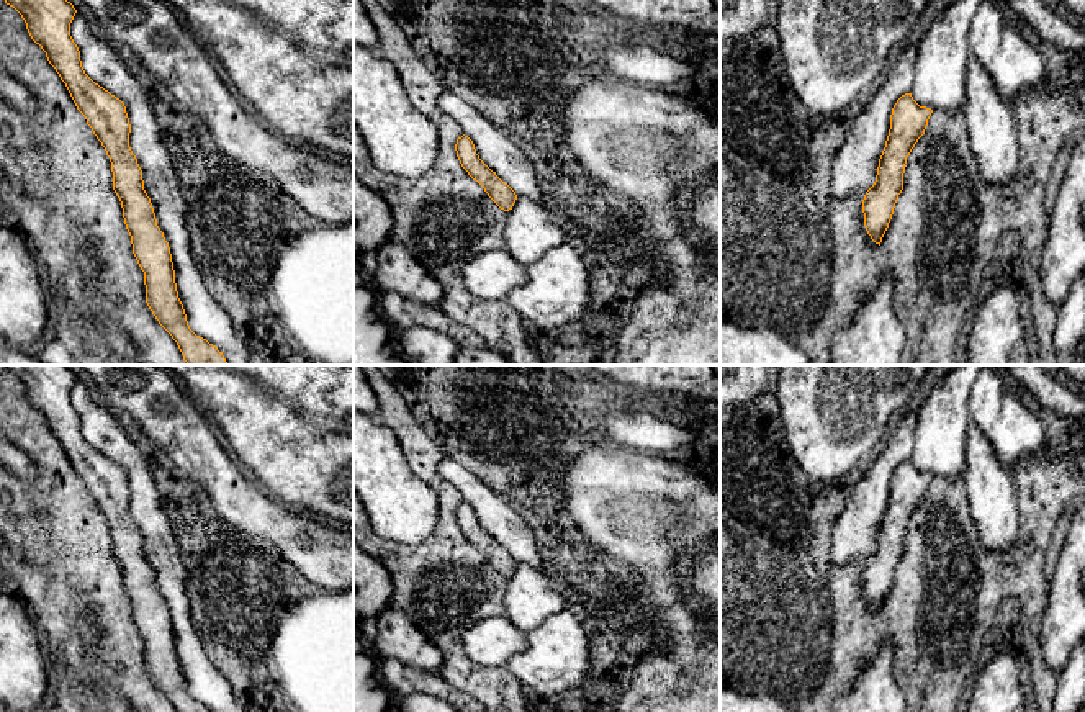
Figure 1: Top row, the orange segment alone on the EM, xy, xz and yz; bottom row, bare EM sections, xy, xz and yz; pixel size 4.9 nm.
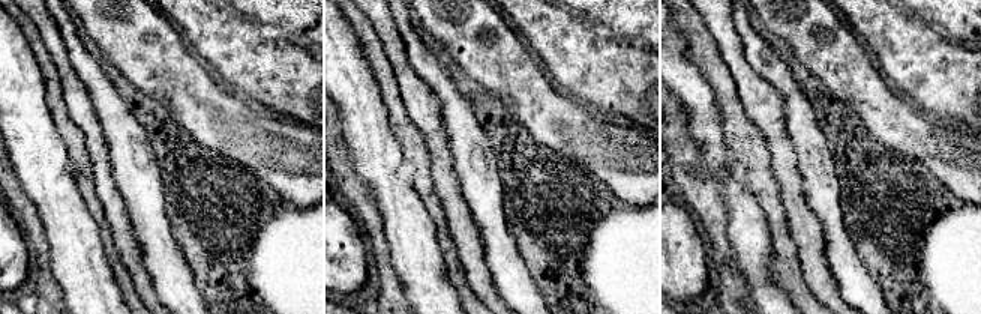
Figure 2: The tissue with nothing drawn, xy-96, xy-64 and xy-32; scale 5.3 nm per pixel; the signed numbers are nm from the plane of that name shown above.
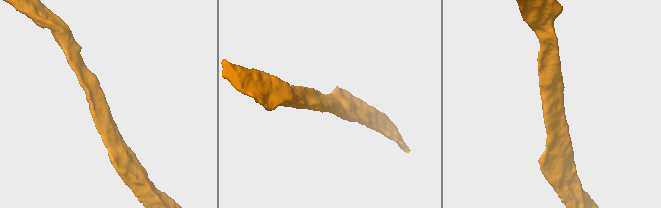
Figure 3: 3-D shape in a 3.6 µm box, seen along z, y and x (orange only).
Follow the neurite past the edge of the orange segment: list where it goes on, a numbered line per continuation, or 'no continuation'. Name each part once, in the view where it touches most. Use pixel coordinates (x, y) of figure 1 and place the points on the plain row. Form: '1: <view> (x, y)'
no continuation

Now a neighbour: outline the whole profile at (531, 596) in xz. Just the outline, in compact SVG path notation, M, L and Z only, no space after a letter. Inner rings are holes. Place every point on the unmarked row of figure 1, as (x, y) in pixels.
M517 563L507 578L504 607L506 617L527 633L547 615L565 611L565 599L540 568Z

